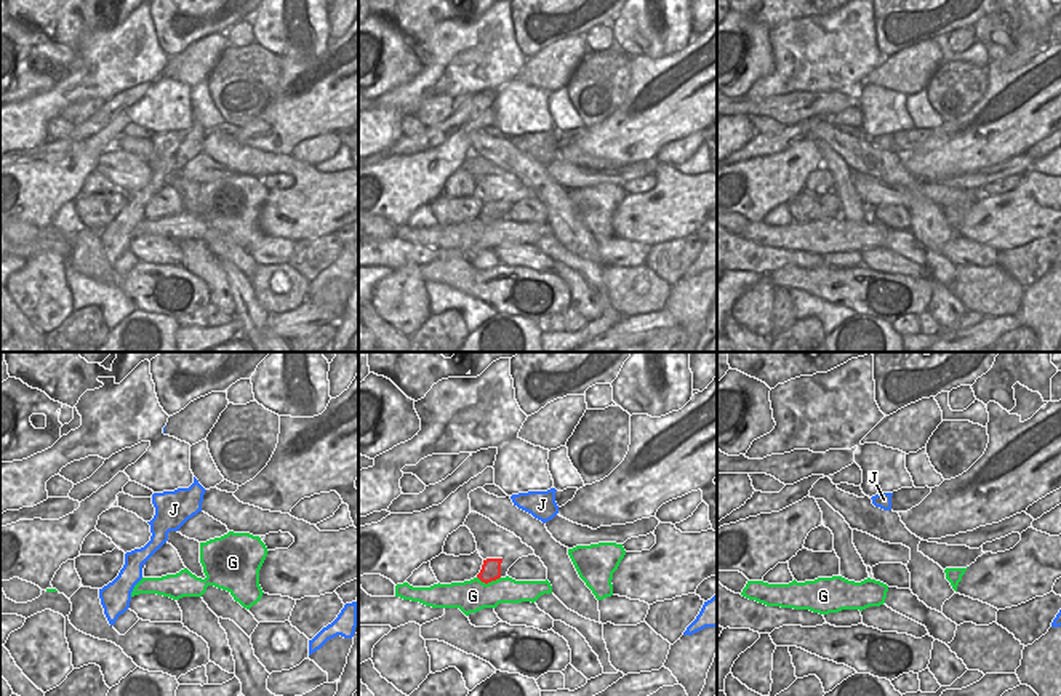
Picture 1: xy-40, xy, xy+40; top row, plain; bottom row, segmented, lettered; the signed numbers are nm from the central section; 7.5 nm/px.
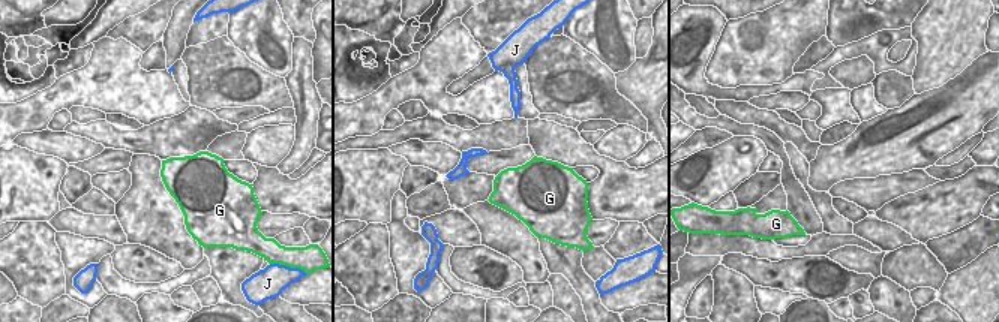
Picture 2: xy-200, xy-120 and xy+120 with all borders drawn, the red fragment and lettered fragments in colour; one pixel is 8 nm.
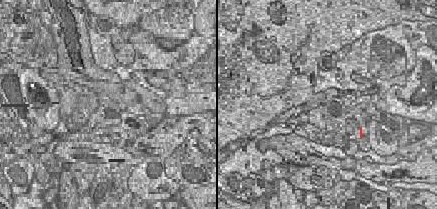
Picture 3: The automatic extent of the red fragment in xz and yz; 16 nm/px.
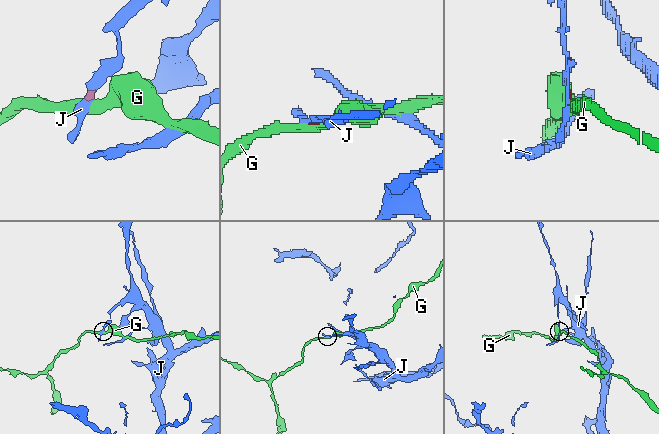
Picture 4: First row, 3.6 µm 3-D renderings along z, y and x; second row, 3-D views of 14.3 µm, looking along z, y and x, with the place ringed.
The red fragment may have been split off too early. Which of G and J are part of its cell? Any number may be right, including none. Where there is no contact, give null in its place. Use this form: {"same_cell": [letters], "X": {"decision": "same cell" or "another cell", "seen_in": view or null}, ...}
{"same_cell": [], "G": {"decision": "another cell", "seen_in": "xy"}, "J": {"decision": "another cell", "seen_in": null}}

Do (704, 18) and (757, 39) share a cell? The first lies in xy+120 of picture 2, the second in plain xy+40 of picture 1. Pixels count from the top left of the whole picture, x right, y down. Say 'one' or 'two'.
one

